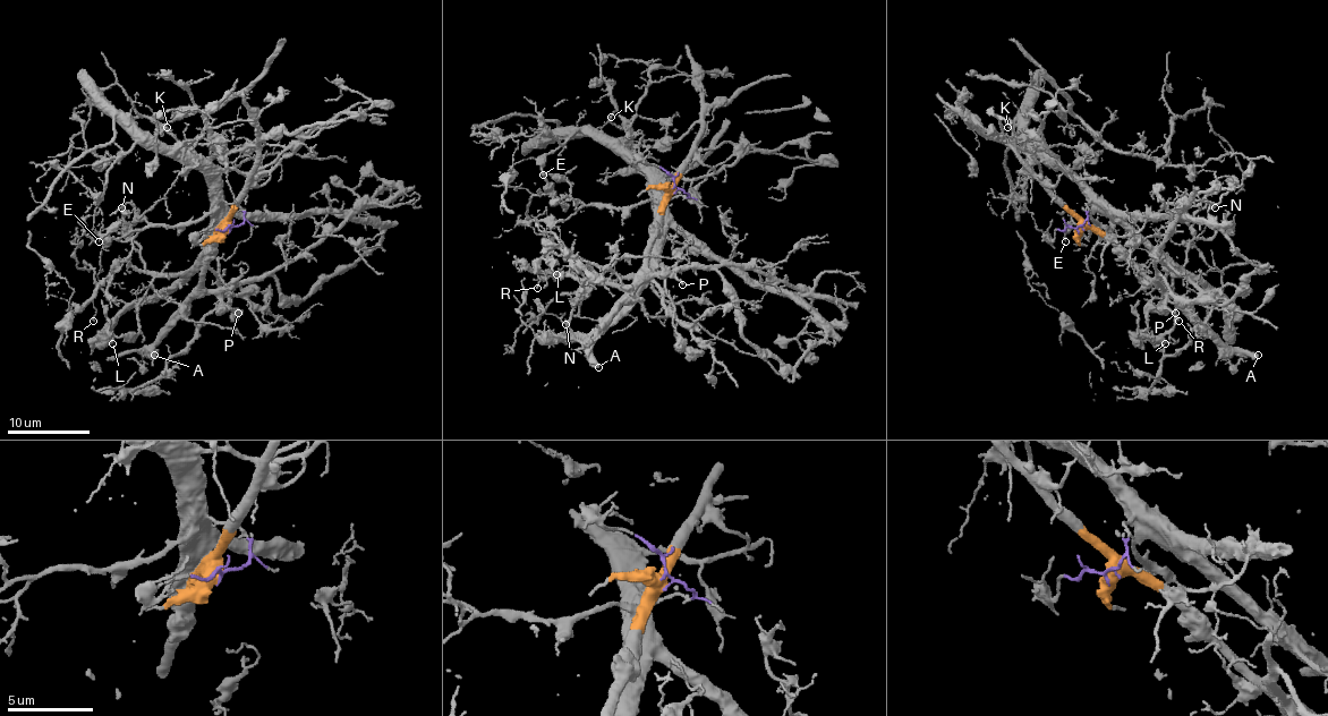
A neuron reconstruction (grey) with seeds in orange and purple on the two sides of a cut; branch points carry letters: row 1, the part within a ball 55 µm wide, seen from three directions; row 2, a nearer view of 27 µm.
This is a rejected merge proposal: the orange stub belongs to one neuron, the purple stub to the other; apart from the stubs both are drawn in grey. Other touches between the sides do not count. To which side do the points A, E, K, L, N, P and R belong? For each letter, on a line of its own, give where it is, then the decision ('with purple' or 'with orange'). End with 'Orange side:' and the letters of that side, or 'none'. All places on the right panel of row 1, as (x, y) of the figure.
A: place (1258, 355); with orange
E: place (1065, 241); with purple
K: place (1007, 127); with purple
L: place (1165, 343); with purple
N: place (1215, 207); with purple
P: place (1175, 313); with orange
R: place (1178, 321); with purple
Orange side: A, P

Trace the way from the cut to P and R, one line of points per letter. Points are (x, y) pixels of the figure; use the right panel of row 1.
P: (1079, 230), (1094, 228), (1104, 232), (1159, 286), (1166, 304), (1176, 313)
R: (1079, 230), (1088, 203), (1123, 218), (1174, 265), (1176, 273), (1166, 261), (1164, 304), (1178, 321)

